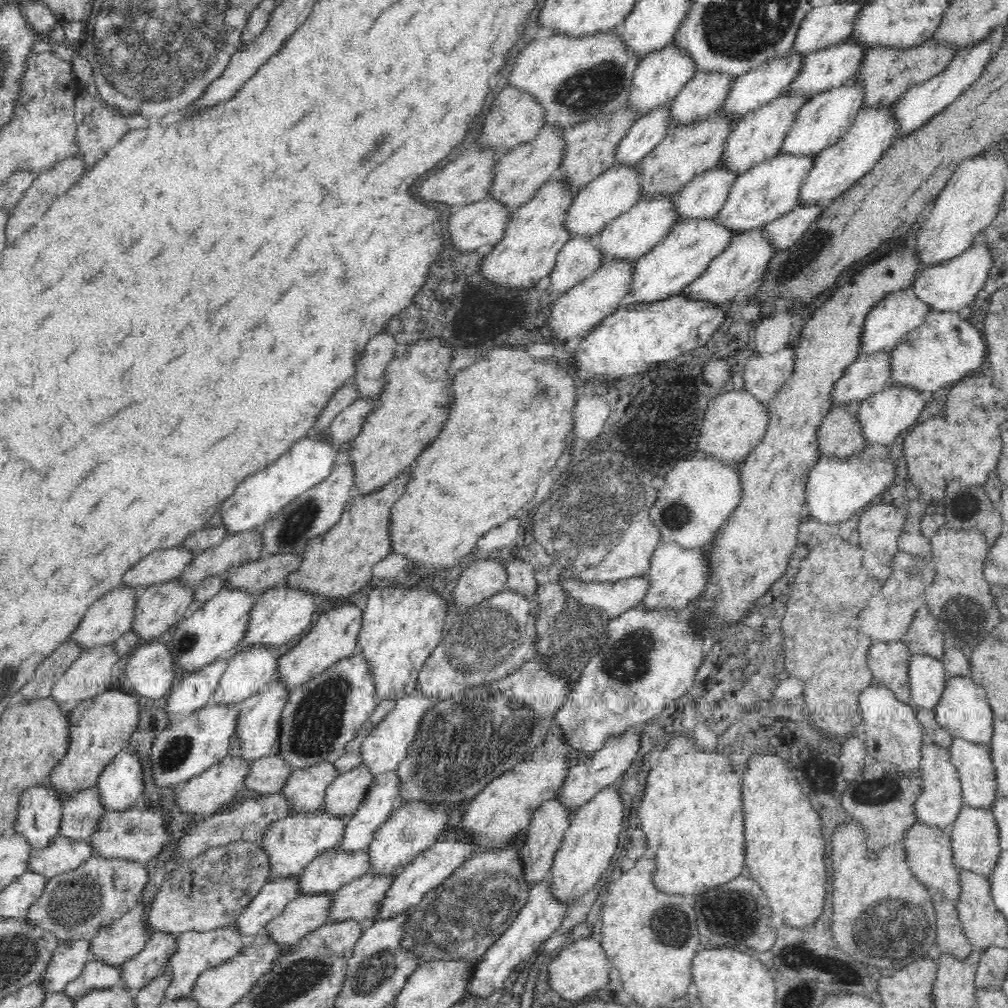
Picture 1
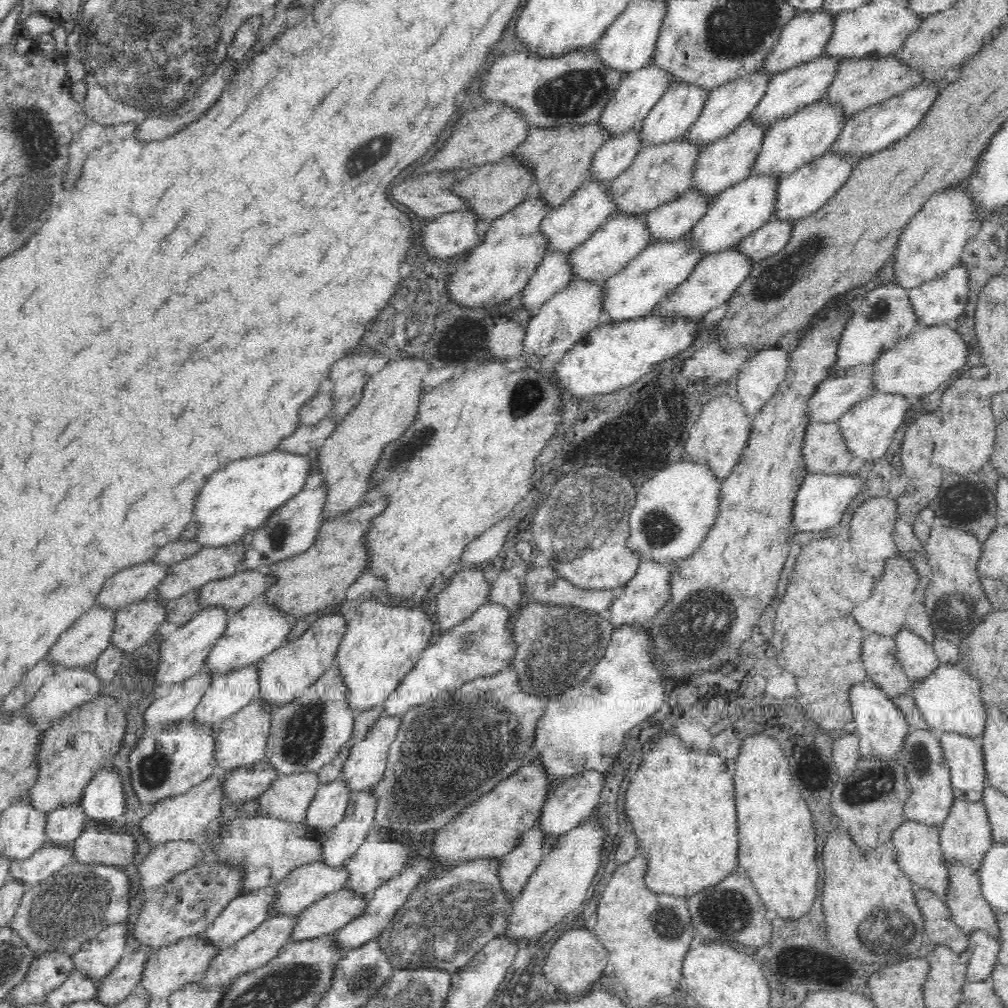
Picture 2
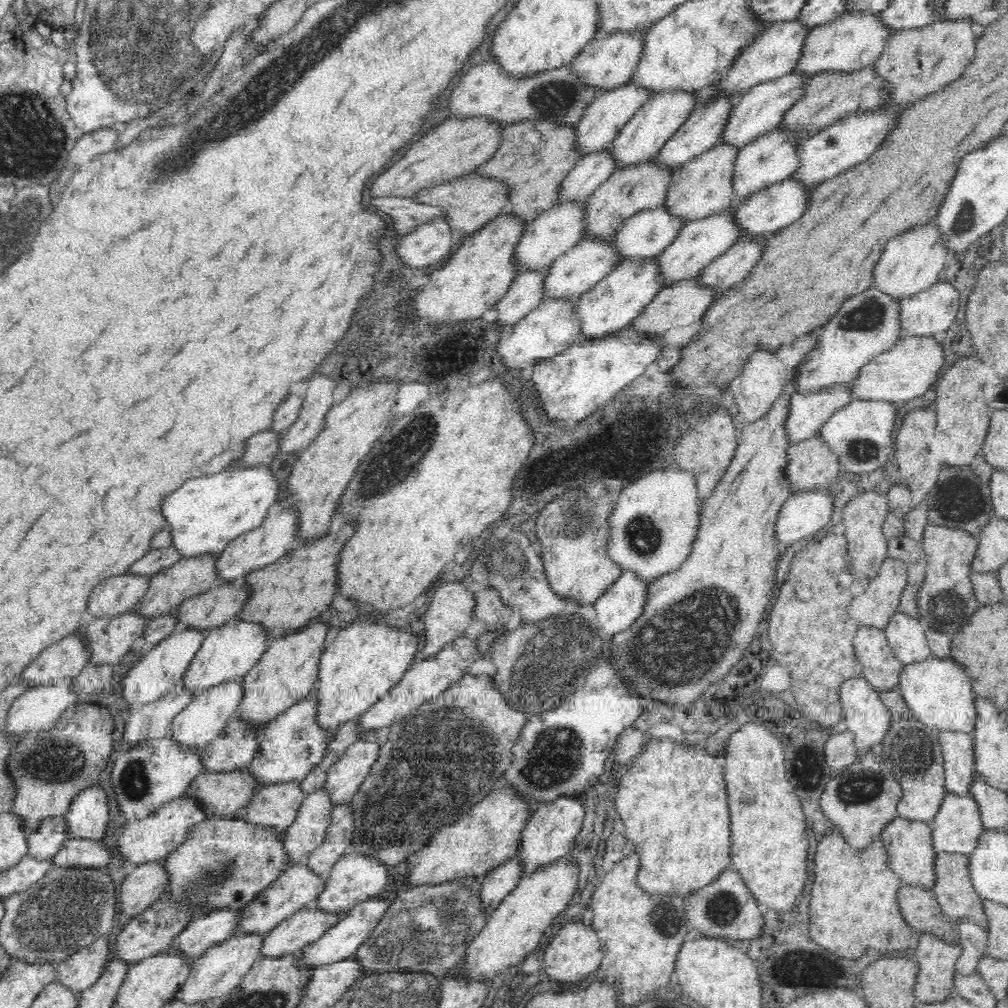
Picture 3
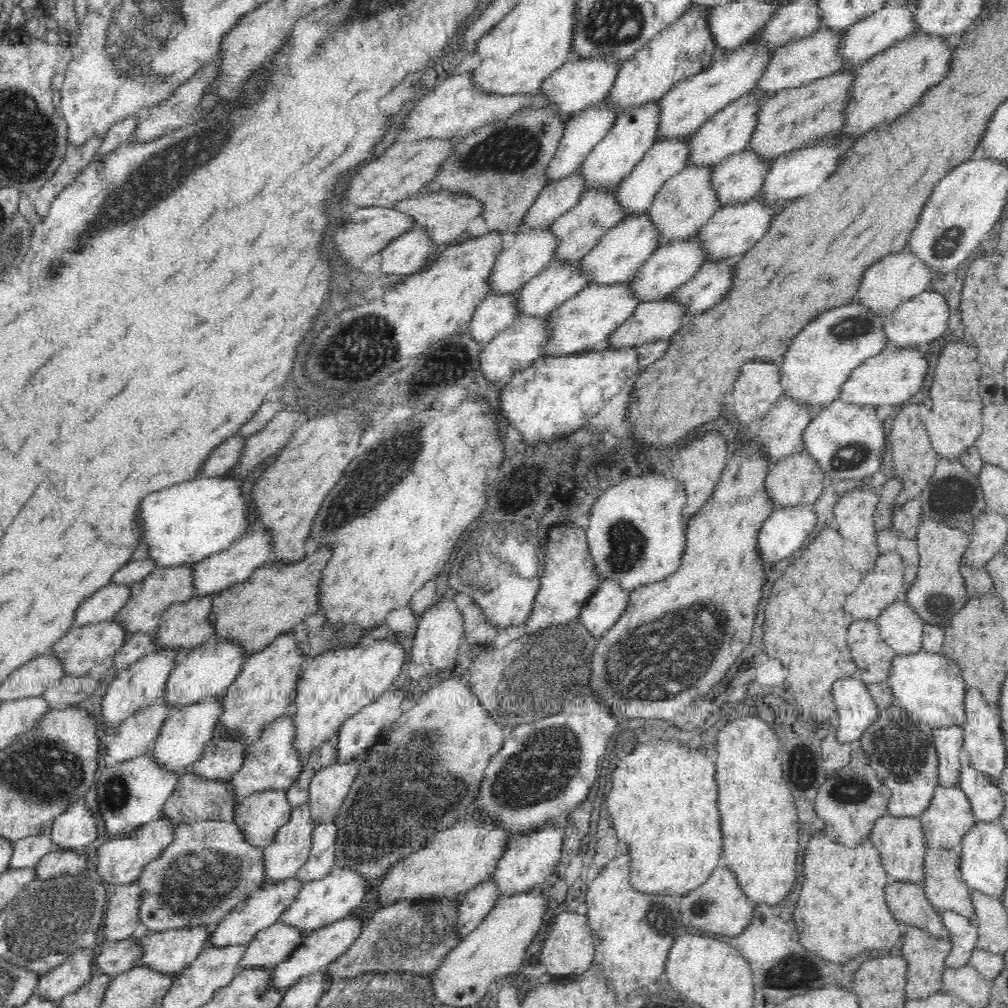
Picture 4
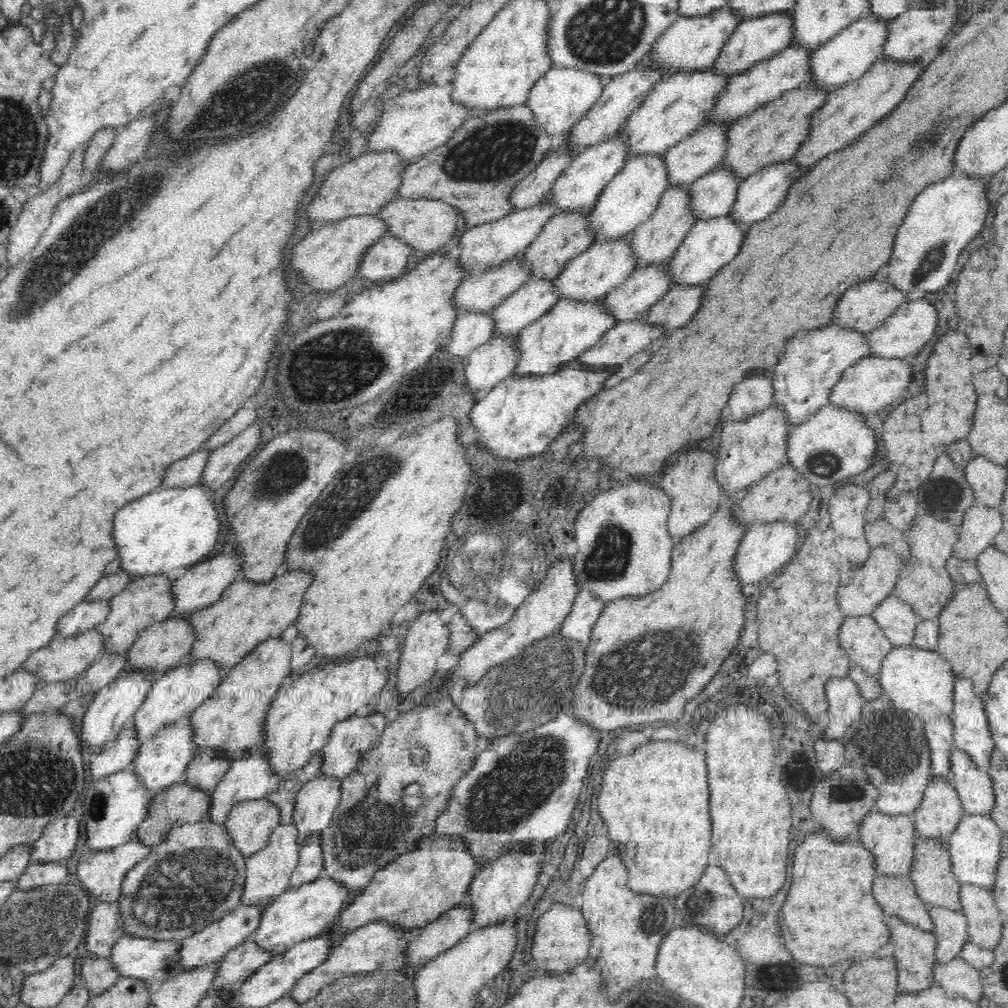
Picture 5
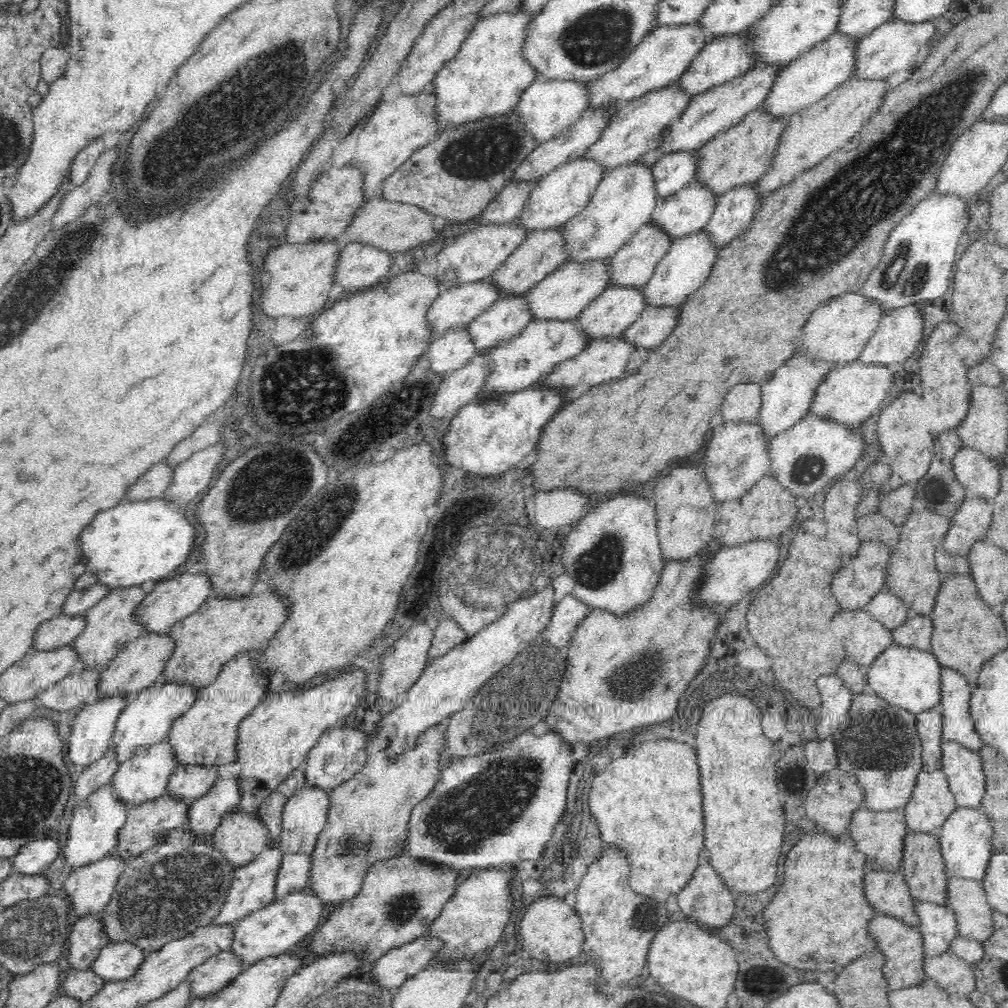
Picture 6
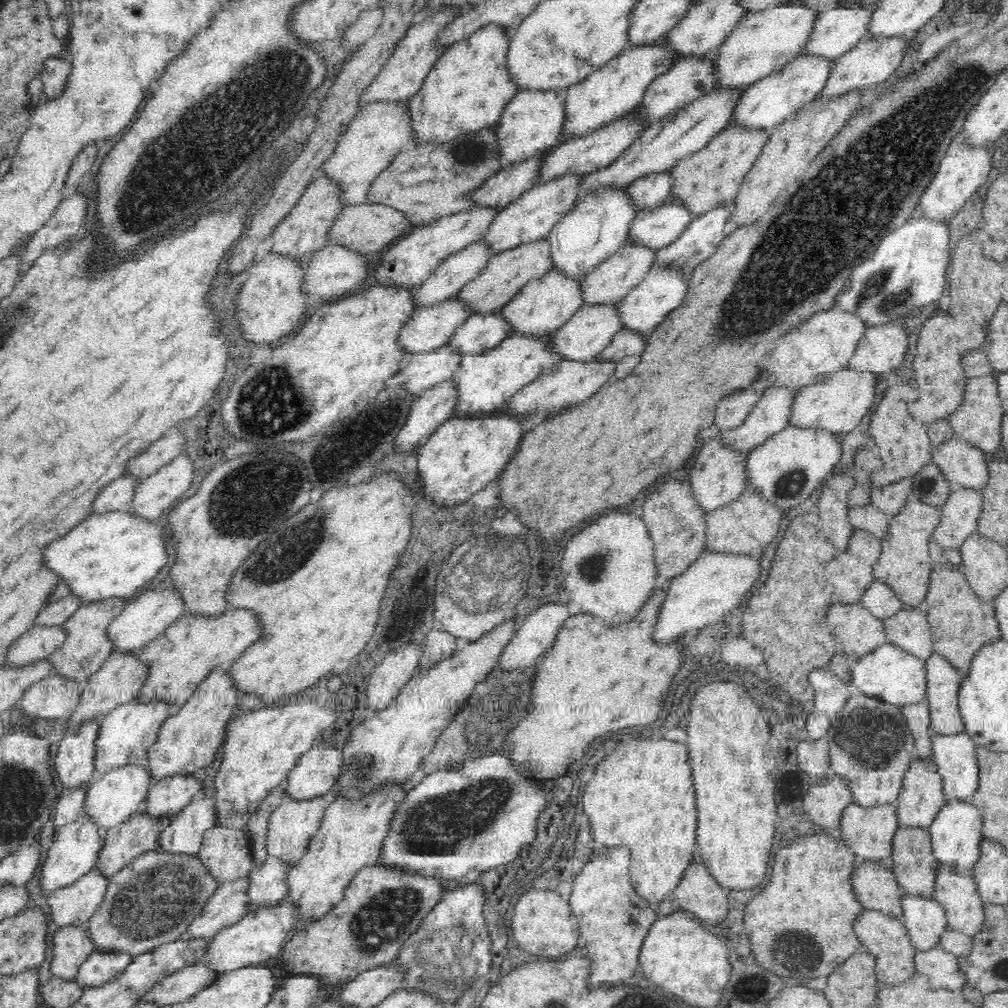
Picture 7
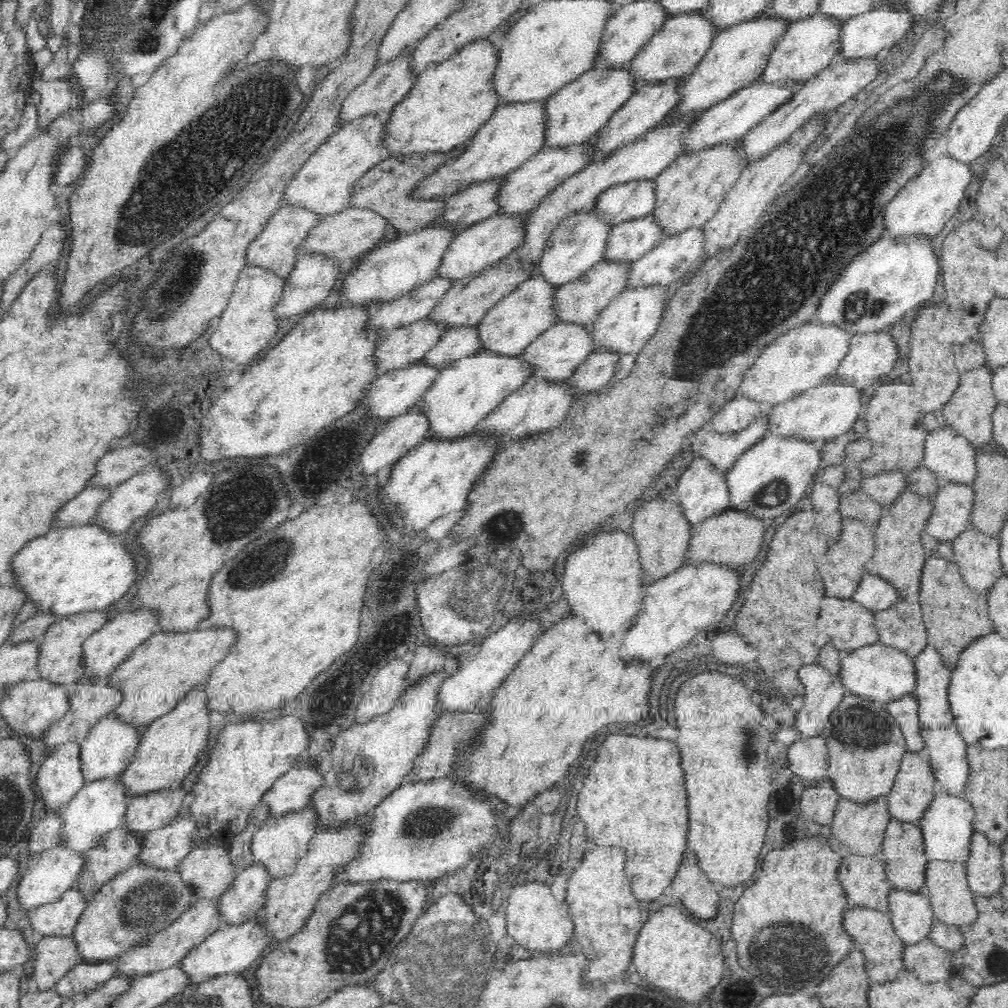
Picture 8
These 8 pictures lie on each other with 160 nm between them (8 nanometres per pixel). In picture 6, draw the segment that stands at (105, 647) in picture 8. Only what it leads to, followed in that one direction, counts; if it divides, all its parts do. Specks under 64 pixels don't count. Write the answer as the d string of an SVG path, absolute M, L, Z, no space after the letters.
M176 573L167 578L166 581L148 587L144 598L132 611L131 618L132 621L139 624L139 628L145 634L167 634L175 622L196 612L200 605L210 597L210 594L209 582L205 576Z

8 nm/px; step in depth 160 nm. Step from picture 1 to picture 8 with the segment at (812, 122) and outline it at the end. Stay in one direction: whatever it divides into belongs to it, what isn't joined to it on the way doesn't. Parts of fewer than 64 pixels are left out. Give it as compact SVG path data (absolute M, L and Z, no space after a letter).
M649 216L610 228L602 261L631 264L659 244L666 235Z

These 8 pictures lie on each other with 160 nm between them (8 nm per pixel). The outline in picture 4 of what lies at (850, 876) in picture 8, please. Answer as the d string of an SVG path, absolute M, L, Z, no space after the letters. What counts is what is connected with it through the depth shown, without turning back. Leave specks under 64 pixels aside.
M894 882L884 887L887 907L902 925L910 924L926 930L932 920L938 920L937 910L928 902L920 884Z

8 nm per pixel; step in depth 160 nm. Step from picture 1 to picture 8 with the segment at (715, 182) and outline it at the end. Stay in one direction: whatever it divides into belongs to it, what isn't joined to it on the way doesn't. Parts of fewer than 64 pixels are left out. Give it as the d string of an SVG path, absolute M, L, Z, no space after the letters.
M537 275L521 282L508 296L502 298L475 325L480 351L489 350L497 356L519 356L528 343L534 342L550 325L556 324L552 311L554 288L541 275Z

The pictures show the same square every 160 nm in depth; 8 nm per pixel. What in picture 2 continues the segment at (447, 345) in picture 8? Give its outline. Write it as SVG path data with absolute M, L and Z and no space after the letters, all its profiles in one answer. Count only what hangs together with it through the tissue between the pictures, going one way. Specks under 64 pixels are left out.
M642 215L612 216L608 218L589 240L574 247L567 254L567 263L572 281L592 280L603 282L615 275L632 260L644 247L648 246L648 227L644 225Z

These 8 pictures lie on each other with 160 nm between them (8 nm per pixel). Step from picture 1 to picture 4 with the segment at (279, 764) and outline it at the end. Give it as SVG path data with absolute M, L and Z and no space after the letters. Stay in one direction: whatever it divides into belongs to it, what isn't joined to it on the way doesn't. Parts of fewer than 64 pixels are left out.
M189 771L180 776L174 792L166 799L160 813L163 820L176 825L188 823L191 820L232 822L232 813L238 800L231 791L229 781L206 781L206 779L202 779L202 776Z

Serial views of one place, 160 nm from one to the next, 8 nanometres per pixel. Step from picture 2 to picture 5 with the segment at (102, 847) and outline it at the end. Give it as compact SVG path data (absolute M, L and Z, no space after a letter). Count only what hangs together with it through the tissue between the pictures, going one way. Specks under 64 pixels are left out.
M63 862L50 864L29 864L15 880L18 891L32 887L57 885L68 879L68 869Z

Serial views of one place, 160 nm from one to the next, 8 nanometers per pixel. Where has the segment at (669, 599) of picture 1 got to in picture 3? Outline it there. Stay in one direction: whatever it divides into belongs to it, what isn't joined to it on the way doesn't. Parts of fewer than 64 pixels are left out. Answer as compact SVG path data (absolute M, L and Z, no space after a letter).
M629 570L622 571L611 587L590 606L574 611L582 620L594 624L603 637L628 628L642 612L648 582L637 580Z

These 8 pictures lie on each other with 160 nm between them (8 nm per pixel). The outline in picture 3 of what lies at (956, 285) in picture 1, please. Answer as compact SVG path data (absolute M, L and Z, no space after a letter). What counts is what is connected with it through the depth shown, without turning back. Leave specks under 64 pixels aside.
M936 282L930 288L898 301L897 320L903 336L932 336L956 330L960 296L951 284Z

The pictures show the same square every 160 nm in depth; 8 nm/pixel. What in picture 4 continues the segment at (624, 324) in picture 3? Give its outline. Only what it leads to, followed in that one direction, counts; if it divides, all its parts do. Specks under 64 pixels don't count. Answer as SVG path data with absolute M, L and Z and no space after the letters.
M629 283L584 286L576 296L566 299L545 317L549 335L541 344L542 358L560 358L586 351L604 350L607 336L633 313L636 306L638 301L631 294Z

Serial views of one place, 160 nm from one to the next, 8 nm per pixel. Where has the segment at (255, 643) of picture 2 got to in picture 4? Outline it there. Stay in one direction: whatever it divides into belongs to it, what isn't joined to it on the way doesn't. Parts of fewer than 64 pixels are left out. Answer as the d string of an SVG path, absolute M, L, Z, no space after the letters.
M212 640L182 655L174 663L170 676L163 688L161 703L166 704L170 712L184 707L210 701L226 690L240 674L241 666L246 658L238 645L234 643L218 643Z

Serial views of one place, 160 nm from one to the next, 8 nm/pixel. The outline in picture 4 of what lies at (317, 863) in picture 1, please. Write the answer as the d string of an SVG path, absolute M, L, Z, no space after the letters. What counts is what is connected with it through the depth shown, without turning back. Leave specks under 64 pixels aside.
M295 877L276 882L276 884L262 884L259 889L252 891L247 900L235 906L228 914L224 915L215 926L210 929L208 938L205 939L204 948L226 948L226 946L247 945L253 936L277 922L280 913L296 896L301 883Z

